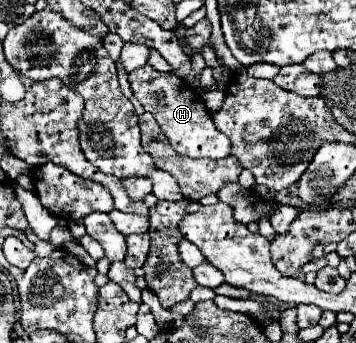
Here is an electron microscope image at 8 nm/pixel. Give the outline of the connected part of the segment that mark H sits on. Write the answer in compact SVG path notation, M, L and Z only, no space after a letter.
M148 64L130 72L128 82L134 92L134 98L144 106L146 112L154 114L158 126L180 154L188 158L214 158L214 160L230 154L228 138L220 134L202 98L196 98L186 82L180 82L180 78L172 76L170 72L158 72Z

